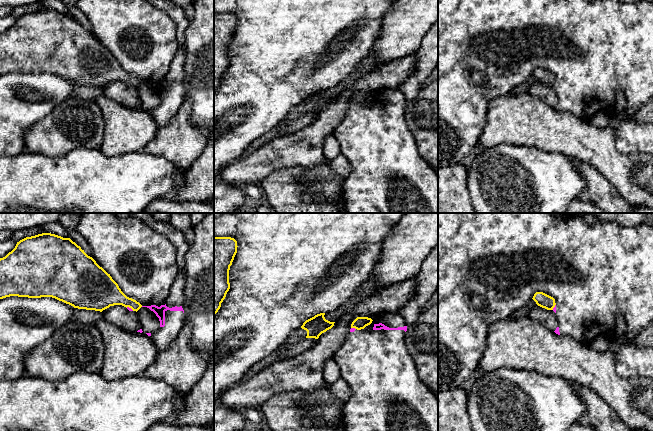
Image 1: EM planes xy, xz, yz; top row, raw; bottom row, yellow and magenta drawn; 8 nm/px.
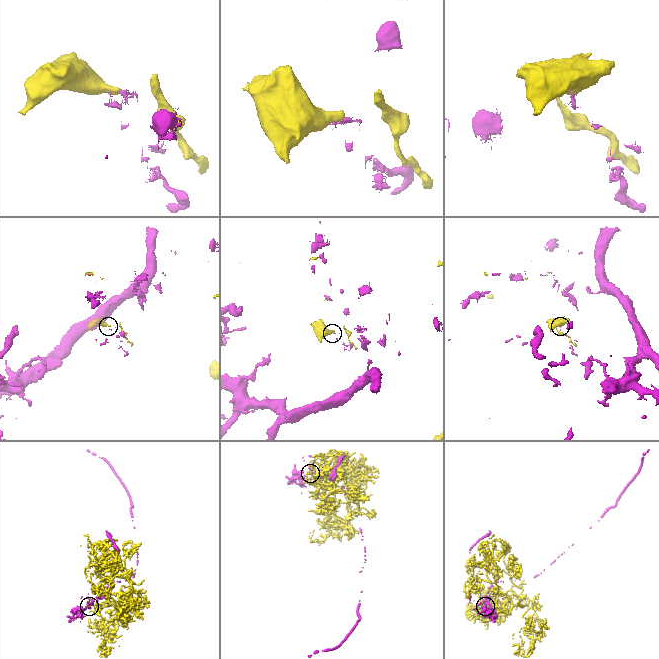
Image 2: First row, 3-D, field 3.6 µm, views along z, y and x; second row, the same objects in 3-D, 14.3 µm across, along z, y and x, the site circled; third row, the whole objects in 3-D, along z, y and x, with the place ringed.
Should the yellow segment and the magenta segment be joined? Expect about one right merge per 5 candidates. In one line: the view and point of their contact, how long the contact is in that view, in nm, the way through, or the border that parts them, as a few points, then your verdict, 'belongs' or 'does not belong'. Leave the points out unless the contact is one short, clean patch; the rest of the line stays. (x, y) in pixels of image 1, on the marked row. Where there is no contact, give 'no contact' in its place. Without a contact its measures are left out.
meets yellow in xy at (130, 307); contact 70 nm long; border along xy (126, 307), (133, 310); does not belong

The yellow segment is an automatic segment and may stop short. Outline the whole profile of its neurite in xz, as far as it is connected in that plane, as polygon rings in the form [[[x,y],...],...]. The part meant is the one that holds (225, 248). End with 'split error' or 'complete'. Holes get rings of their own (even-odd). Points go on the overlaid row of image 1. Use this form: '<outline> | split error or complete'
[[[214,237],[214,315],[230,289],[229,270],[237,253],[237,241],[231,237]]] | complete

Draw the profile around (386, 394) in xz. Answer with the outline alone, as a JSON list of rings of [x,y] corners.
[[[382,323],[374,324],[371,331],[364,329],[357,330],[351,328],[346,339],[333,355],[334,361],[337,363],[341,377],[347,382],[350,387],[350,397],[345,402],[344,406],[344,427],[345,431],[438,431],[438,398],[434,392],[423,384],[418,376],[415,363],[407,351],[404,344],[404,336],[407,331],[407,326],[398,328],[389,328]]]

